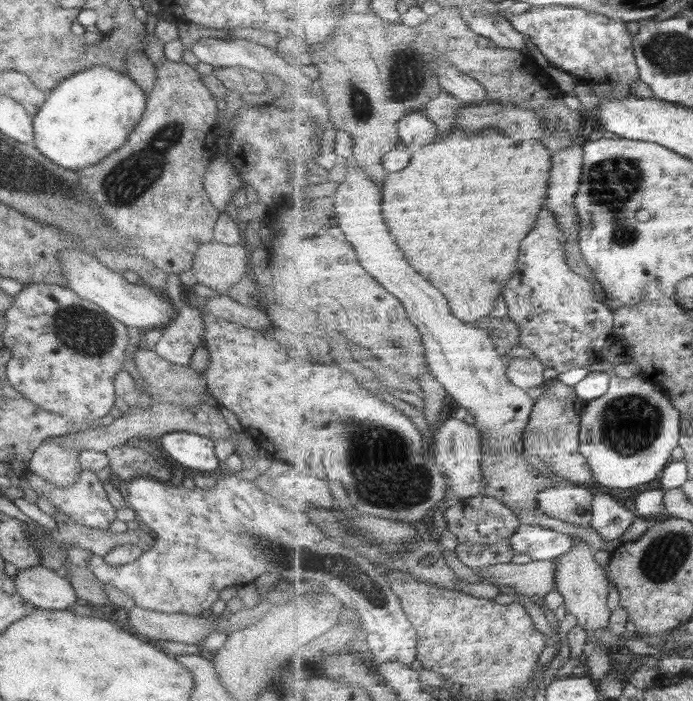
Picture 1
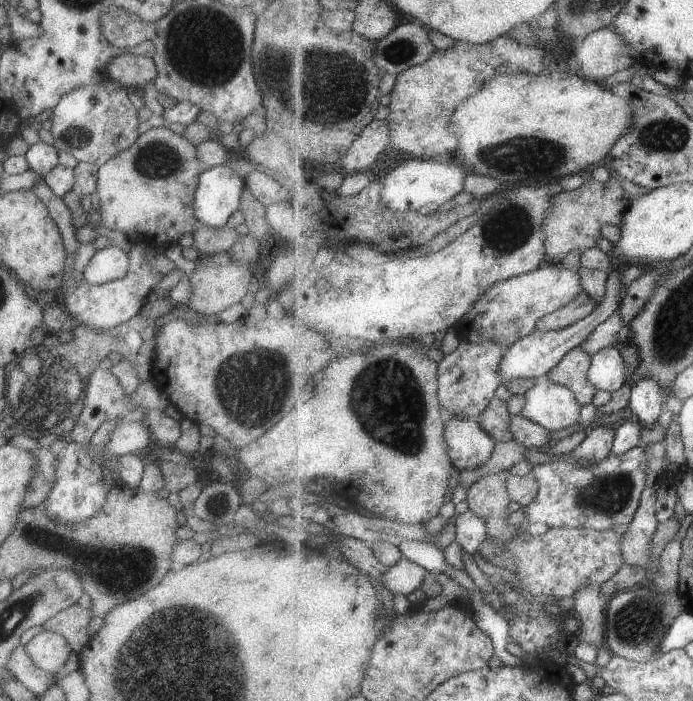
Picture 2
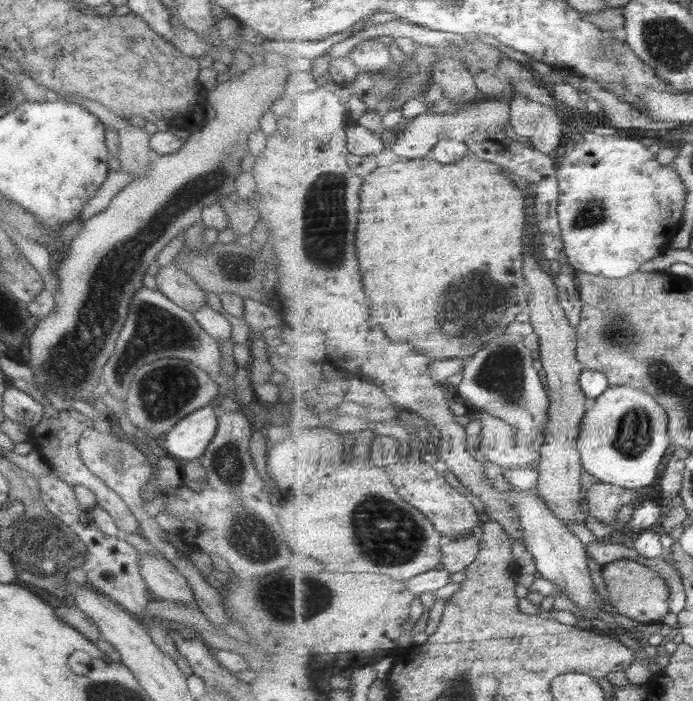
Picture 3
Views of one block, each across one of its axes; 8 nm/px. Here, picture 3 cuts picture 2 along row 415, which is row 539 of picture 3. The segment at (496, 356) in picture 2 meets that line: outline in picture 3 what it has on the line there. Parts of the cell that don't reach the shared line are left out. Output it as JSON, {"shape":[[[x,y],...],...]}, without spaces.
{"shape":[[[478,526],[467,538],[448,539],[442,548],[445,568],[453,573],[470,568],[480,555],[483,531],[483,526]]]}

